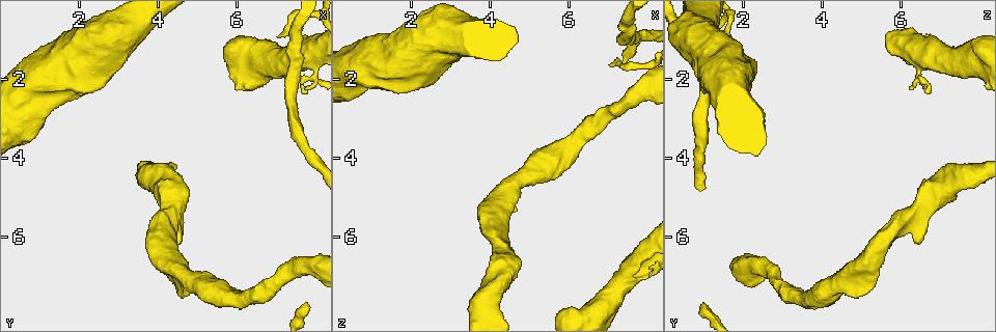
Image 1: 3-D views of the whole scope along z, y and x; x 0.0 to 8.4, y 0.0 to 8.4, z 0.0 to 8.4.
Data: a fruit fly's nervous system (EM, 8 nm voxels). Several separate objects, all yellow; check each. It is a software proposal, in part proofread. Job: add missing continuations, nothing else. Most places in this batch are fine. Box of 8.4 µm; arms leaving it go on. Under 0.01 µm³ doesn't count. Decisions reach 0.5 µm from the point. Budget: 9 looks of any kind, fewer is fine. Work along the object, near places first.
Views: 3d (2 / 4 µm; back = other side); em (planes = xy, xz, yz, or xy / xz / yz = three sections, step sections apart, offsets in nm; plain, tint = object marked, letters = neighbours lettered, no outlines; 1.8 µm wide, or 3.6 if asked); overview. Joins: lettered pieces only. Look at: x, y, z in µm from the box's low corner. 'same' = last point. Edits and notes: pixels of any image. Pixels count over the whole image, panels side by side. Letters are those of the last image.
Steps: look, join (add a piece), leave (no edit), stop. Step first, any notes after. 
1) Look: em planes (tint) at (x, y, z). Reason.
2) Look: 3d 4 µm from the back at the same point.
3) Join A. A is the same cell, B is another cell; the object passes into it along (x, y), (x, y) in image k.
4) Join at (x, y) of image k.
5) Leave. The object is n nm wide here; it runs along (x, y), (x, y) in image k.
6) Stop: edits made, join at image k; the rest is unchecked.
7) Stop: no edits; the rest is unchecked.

Look: 3d 2 µm at (4.70, 7.20, 5.35). Thick end.

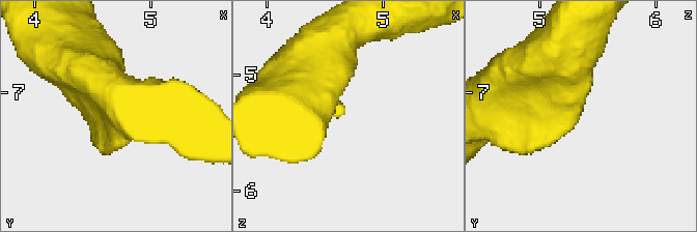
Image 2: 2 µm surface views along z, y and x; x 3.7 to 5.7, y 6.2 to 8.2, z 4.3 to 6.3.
Look: em yz step 4 (tint) at (4.70, 7.16, 5.30).

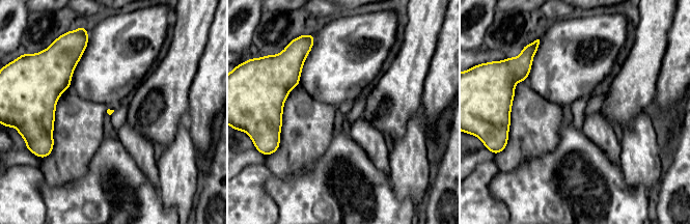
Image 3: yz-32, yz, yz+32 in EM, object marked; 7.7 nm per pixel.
Look: em planes (letters) at the same point.

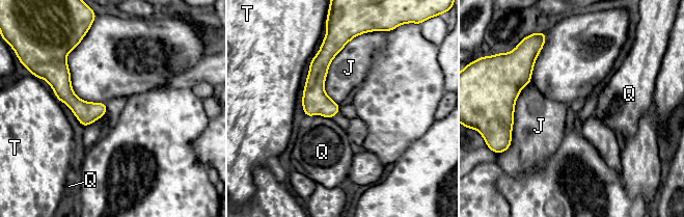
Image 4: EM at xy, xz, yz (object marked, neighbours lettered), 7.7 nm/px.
Leave. J, Q and T are other cells; it runs along (337, 47), (319, 65), (308, 113) in image 4; none of them fits.

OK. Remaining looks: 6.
Look: em 3.6 µm planes (letters) at (4.65, 5.90, 6.60). Stops while still wide.

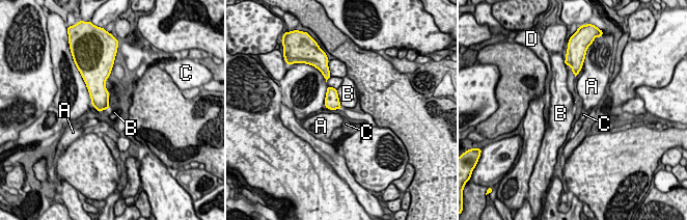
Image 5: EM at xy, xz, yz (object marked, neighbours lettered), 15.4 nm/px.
Leave. A, B, C and D are other cells; a border runs along (335, 89), (341, 108) in image 5; none of them fits.

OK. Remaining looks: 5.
Look: 3d 4 µm at (7.75, 6.70, 2.40). Calibre changes.

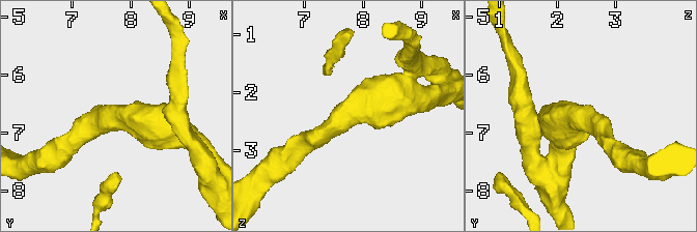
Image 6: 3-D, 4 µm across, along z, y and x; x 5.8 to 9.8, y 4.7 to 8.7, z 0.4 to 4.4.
Look: em 3.6 µm xz step 4 (tint) at (7.75, 6.75, 2.40). The arms are 320, 650 nm wide.

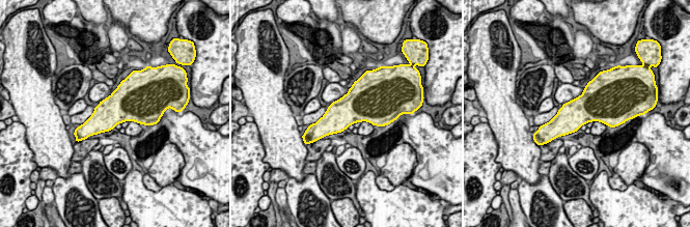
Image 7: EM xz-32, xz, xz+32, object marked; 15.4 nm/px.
Look: em 3.6 µm planes (letters) at the same point. Another direction.

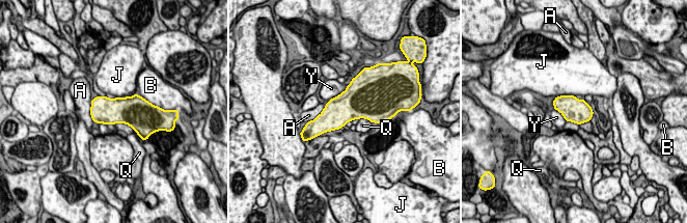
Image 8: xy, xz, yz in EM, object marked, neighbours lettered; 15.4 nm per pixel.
Leave. The object is 380 nm wide here; A, B, J, Q and Y are other cells; a border runs along (347, 85), (342, 91), (328, 101) in image 8; none of them fits.

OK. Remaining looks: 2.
Look: em xz step 4 (letters) at (7.05, 0.90, 1.65). Free end.

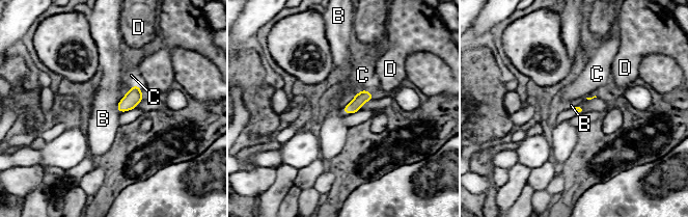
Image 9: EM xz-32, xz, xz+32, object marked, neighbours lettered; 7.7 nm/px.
Leave. B, C and D are other cells; a border runs along (134, 85), (118, 103), (119, 112) in image 9; no lettered piece goes on from it.

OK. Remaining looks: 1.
Stop: no edits; the rest is unchecked.

